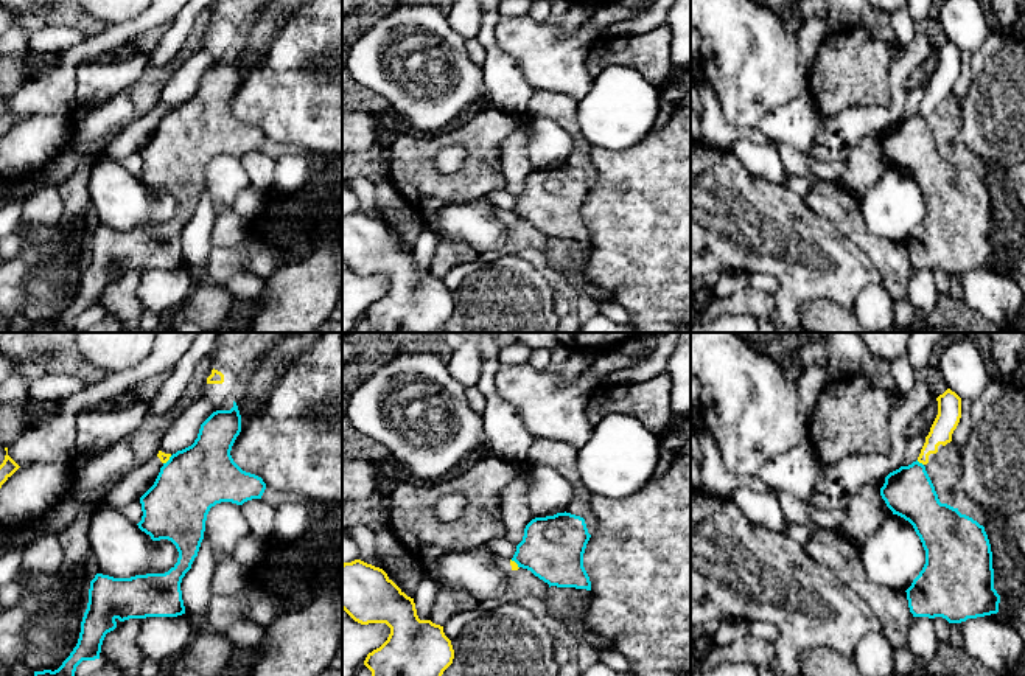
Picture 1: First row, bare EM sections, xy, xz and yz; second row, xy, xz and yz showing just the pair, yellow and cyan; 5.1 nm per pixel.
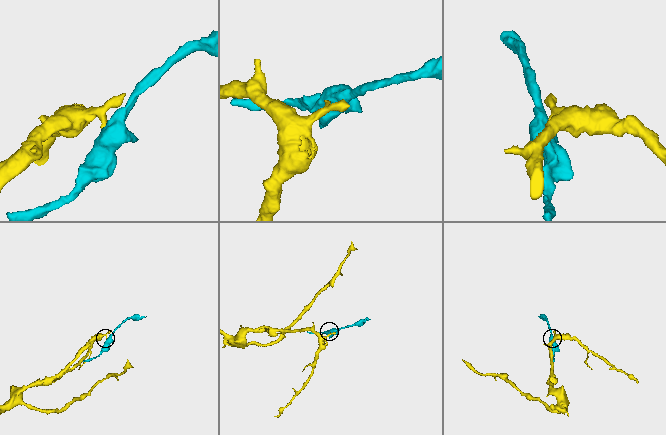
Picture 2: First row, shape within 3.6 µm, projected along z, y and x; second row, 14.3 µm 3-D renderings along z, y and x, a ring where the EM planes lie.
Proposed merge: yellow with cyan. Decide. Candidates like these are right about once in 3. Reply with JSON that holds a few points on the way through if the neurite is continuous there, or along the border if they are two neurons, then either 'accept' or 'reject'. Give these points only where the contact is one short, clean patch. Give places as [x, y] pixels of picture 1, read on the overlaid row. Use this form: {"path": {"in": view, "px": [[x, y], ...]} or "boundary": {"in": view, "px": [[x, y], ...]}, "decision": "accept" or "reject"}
{"boundary": {"in": "yz", "px": [[916, 460], [923, 465]]}, "decision": "reject"}

